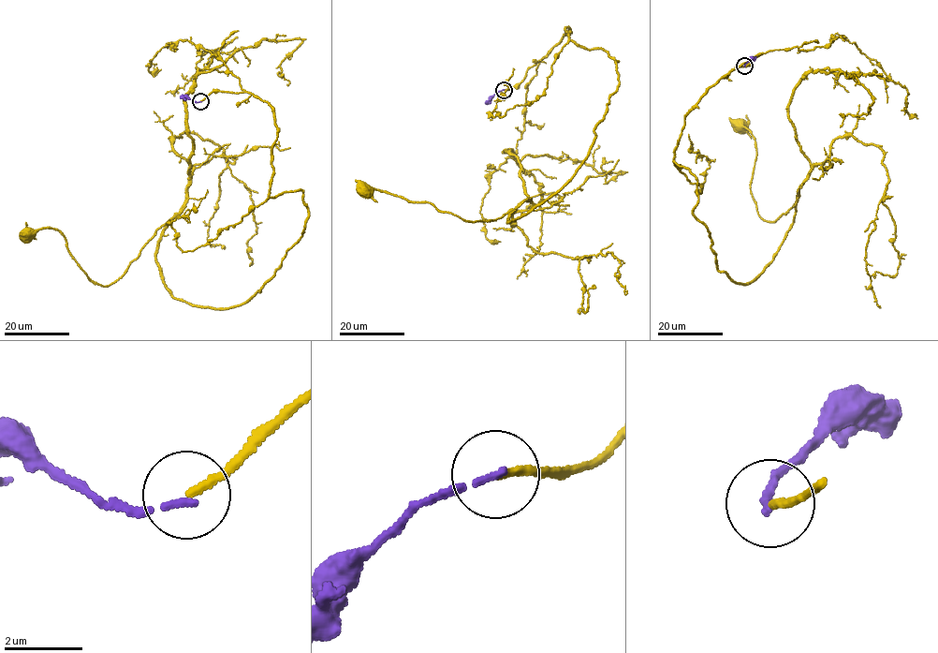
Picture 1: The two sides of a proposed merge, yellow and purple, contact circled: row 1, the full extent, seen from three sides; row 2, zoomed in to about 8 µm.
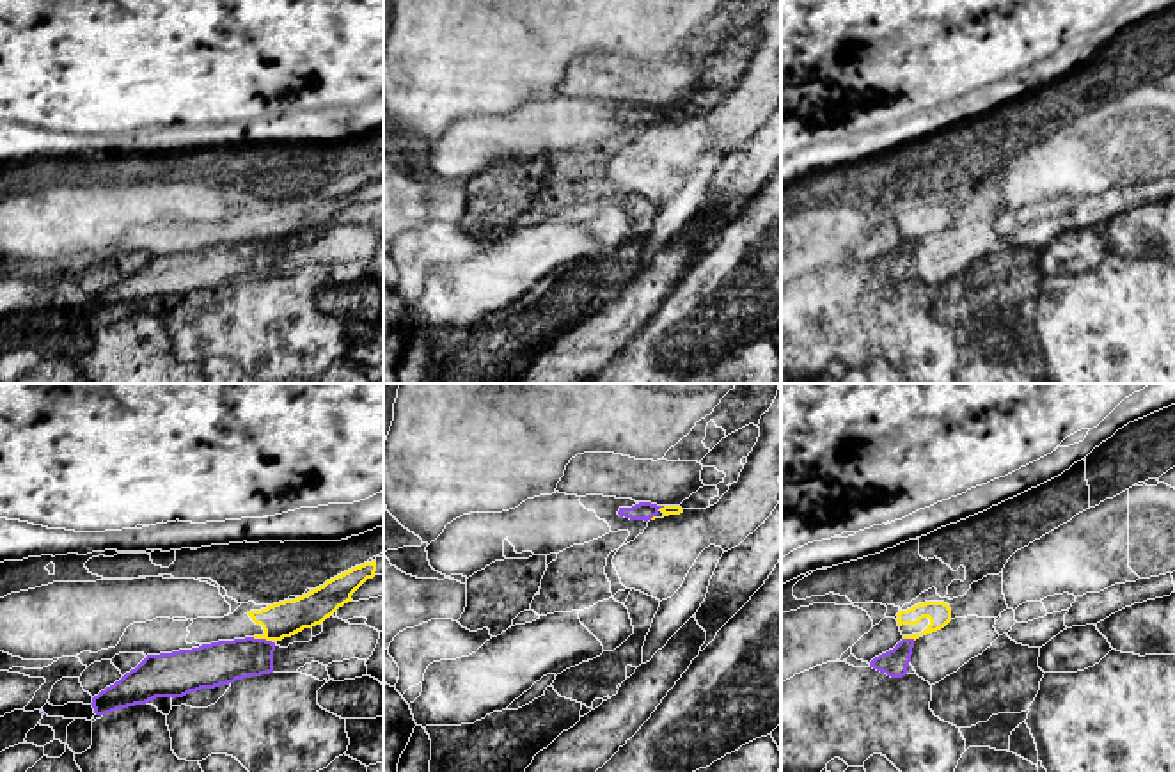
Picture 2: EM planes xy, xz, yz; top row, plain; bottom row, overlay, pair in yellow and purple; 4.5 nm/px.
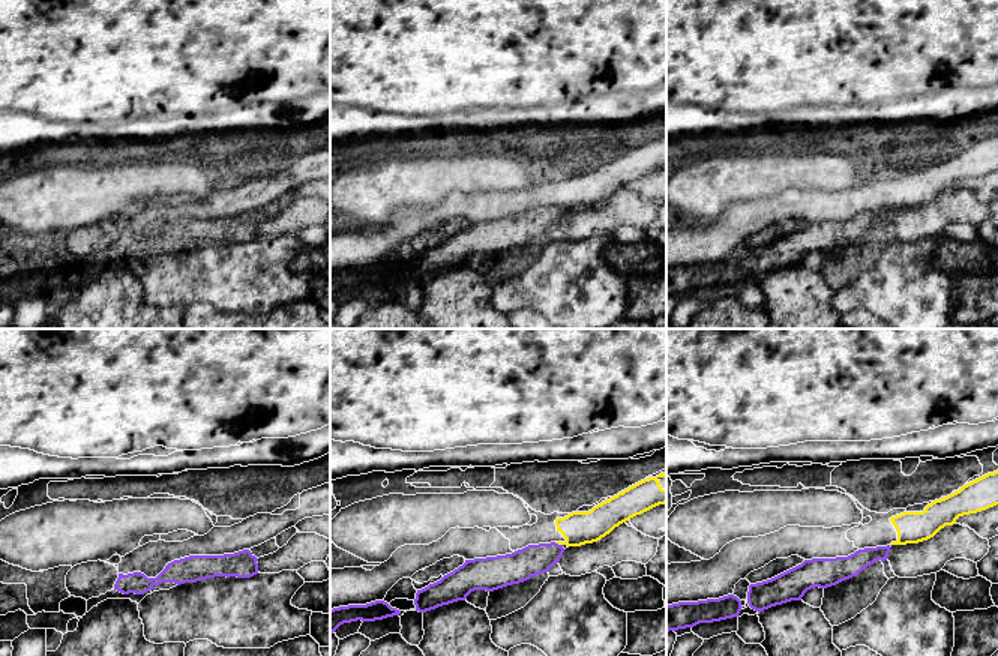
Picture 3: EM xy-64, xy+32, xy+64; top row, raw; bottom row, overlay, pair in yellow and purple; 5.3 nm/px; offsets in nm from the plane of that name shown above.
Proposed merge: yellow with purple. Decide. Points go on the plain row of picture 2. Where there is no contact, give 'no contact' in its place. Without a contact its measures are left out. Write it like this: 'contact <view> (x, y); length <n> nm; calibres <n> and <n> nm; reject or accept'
contact xy (261, 240); length 90 nm; calibres 160 and 200 nm; reject

